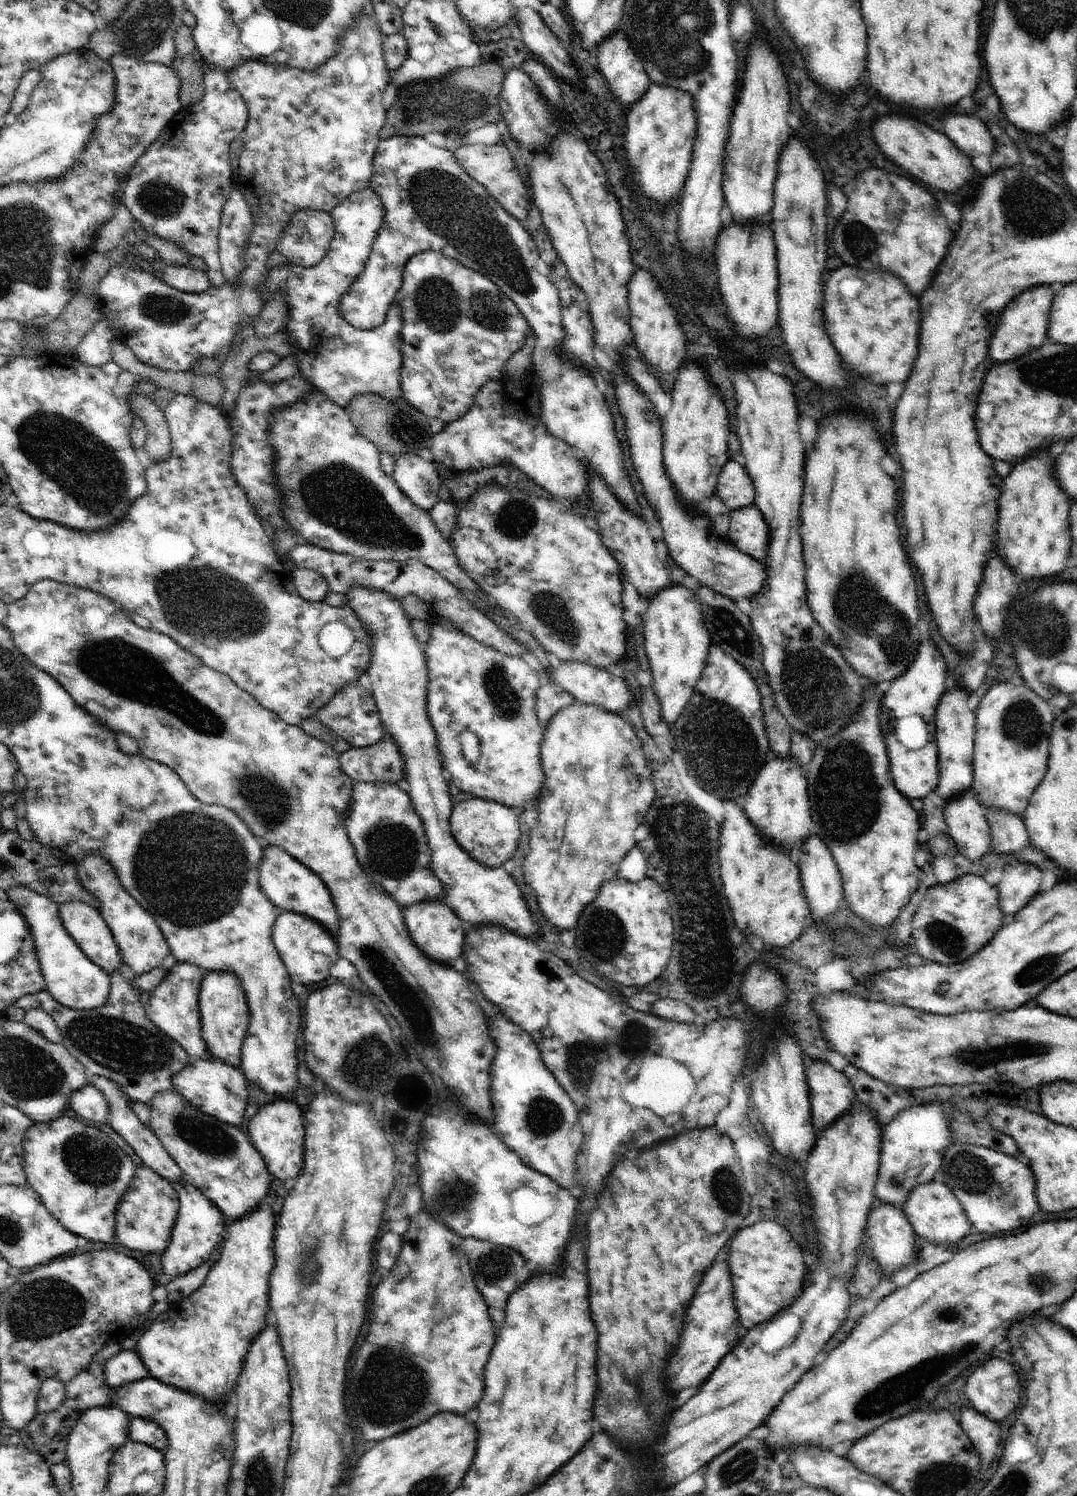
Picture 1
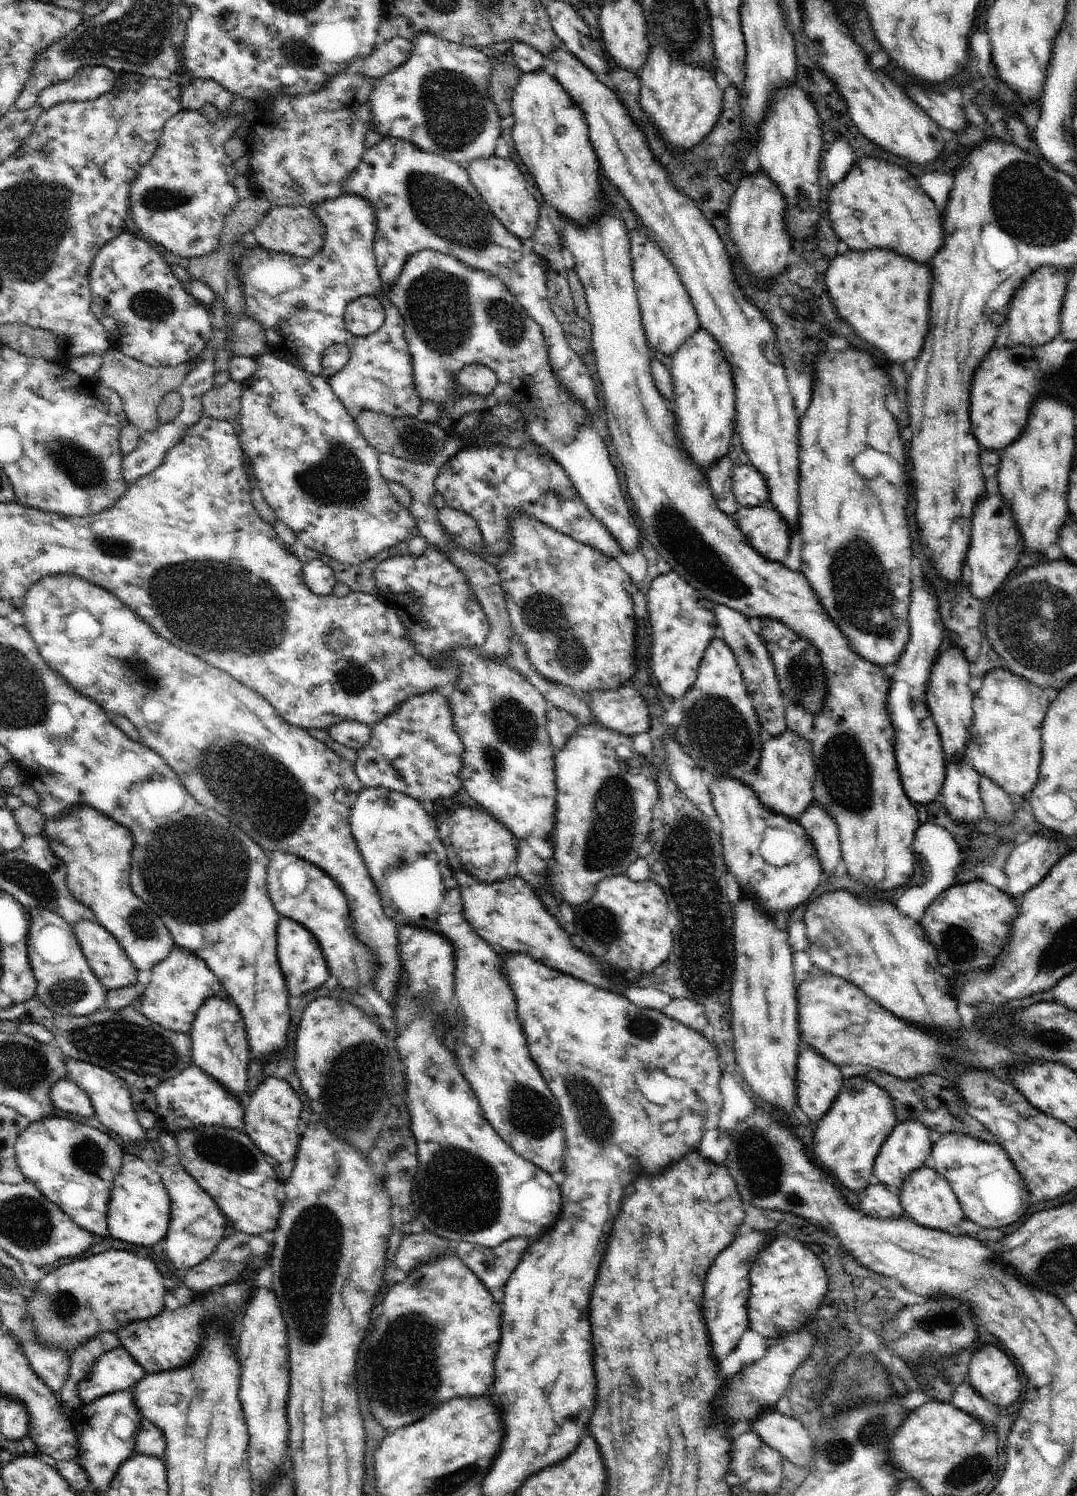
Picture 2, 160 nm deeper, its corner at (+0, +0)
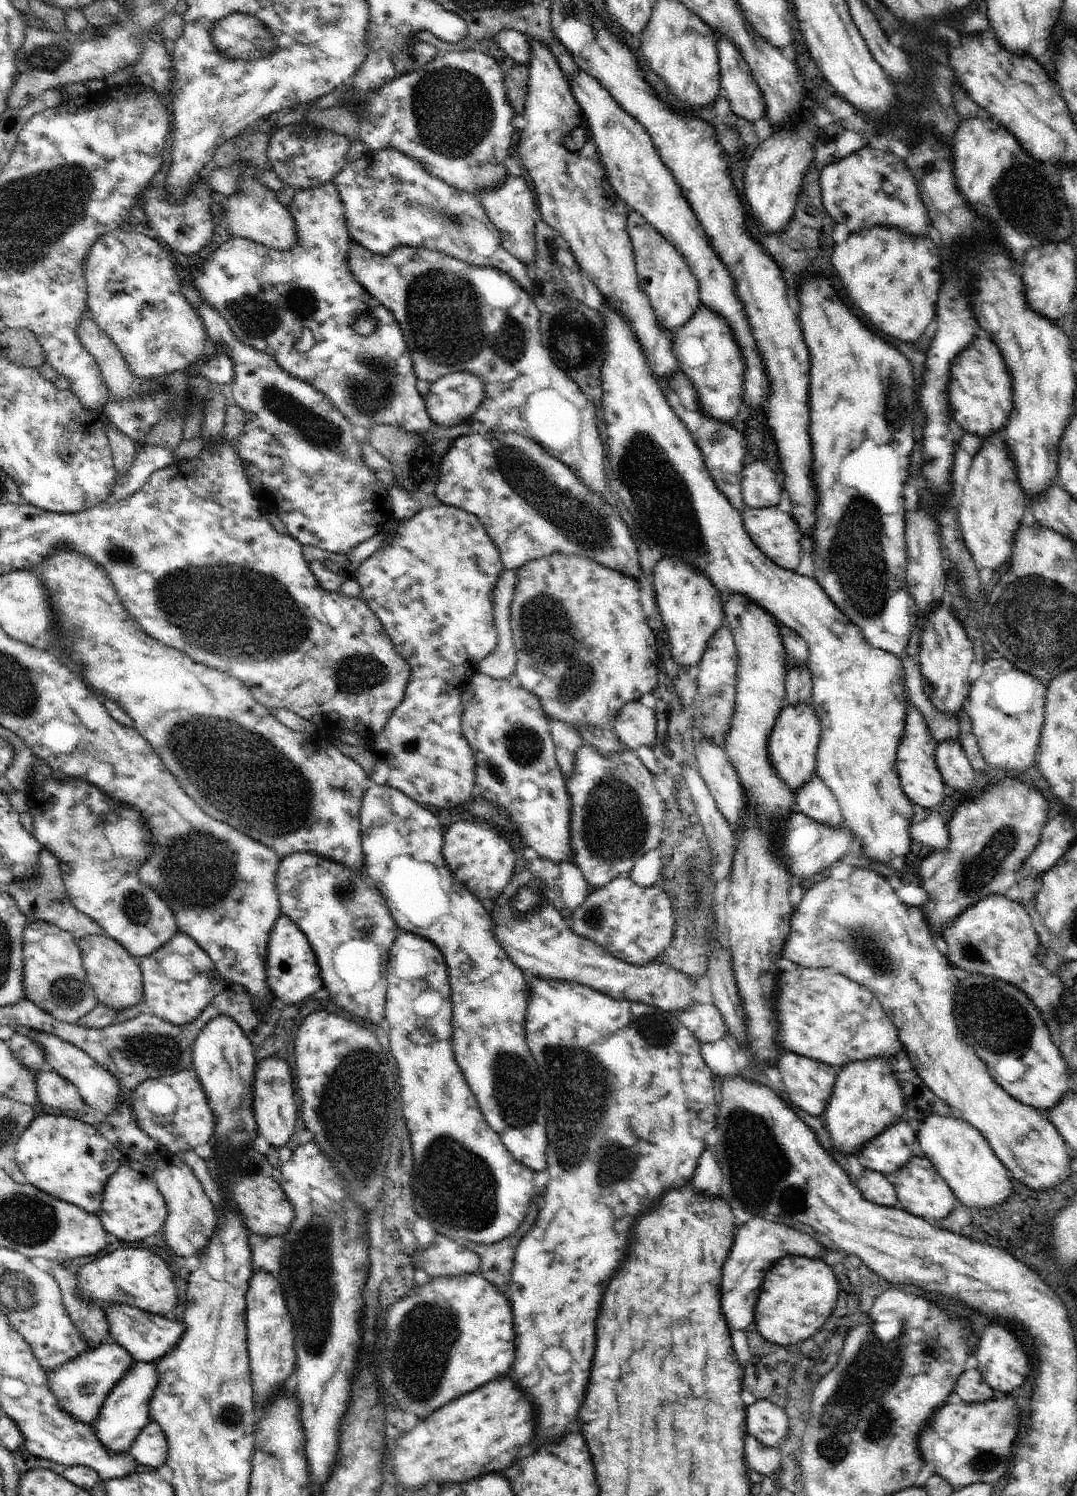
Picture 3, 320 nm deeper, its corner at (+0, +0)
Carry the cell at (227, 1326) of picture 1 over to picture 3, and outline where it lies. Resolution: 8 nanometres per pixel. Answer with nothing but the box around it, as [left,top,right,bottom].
[104,1305,185,1362]

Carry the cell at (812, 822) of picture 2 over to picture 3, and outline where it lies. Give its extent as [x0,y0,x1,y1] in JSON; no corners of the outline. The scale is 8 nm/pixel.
[795,775,843,827]

